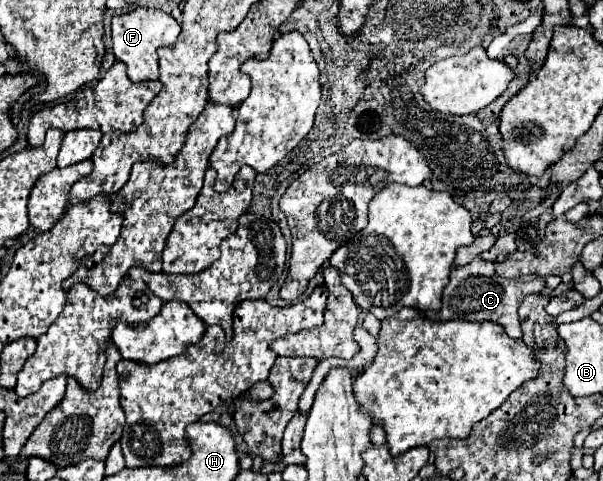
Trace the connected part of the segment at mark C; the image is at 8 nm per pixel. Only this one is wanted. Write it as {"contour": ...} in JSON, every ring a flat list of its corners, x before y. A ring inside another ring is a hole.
{"contour":[[474,259,466,267,454,269,450,273,450,281,442,293,442,309,436,313,428,313,434,321,450,321,450,319,464,319,464,321,494,321,506,329,506,333,514,339,522,337,520,321,518,321,518,307,522,299,530,293,542,291,546,285,544,277,540,275,526,275,518,279,502,279,494,275,494,263]]}

